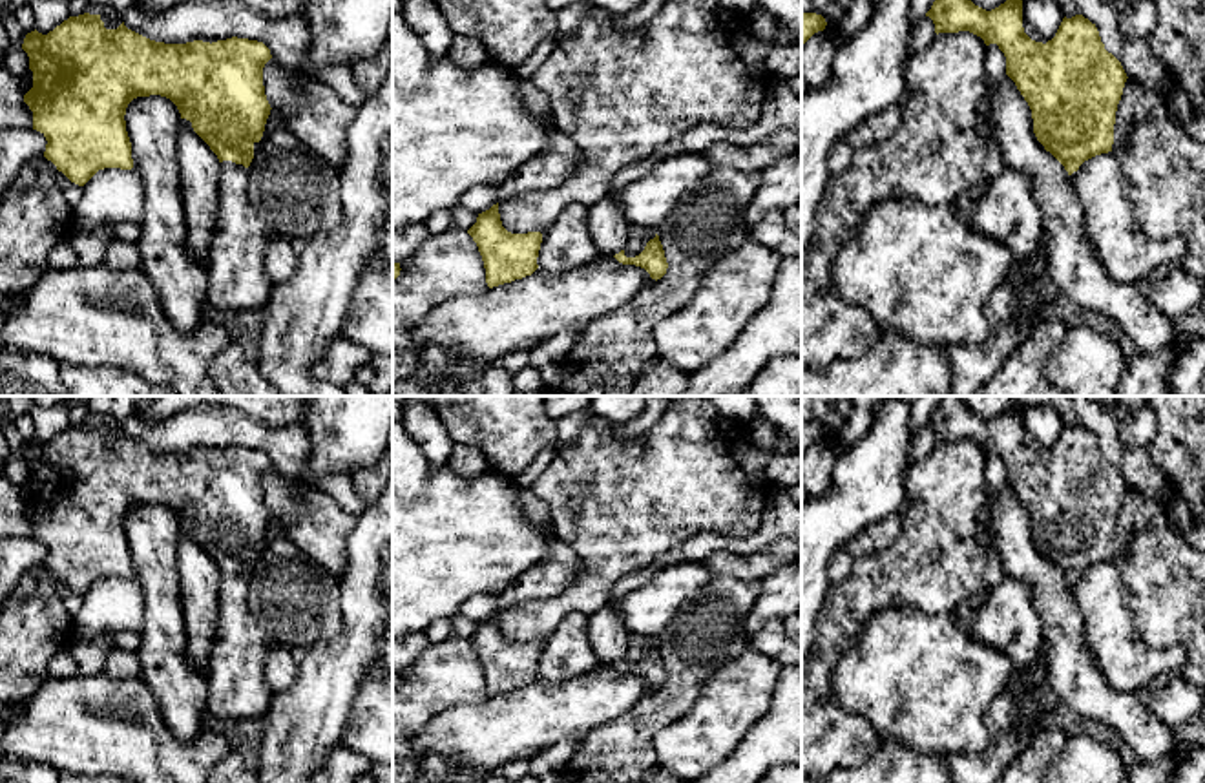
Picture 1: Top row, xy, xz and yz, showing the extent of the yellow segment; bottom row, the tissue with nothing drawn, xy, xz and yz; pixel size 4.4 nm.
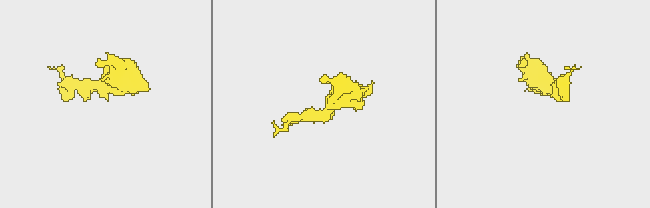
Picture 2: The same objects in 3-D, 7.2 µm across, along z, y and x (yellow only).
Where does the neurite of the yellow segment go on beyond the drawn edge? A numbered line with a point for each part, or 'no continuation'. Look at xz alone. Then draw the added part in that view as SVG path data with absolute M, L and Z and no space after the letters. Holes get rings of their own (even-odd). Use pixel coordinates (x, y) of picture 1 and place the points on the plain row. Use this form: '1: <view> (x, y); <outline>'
1: xz (638, 645); M630 635L630 639L628 639L628 653L624 657L624 664L626 666L639 664L644 659L646 652L655 646L655 642L657 642L655 637Z

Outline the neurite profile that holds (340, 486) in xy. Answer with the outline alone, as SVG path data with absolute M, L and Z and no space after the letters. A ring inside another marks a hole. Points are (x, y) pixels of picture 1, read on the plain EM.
M336 473L321 478L320 489L330 495L349 515L360 517L367 504L354 487L352 475Z

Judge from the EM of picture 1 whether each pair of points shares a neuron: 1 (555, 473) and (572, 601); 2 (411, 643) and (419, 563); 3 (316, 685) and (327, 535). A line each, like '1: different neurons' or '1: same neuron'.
1: same neuron
2: different neurons
3: different neurons

